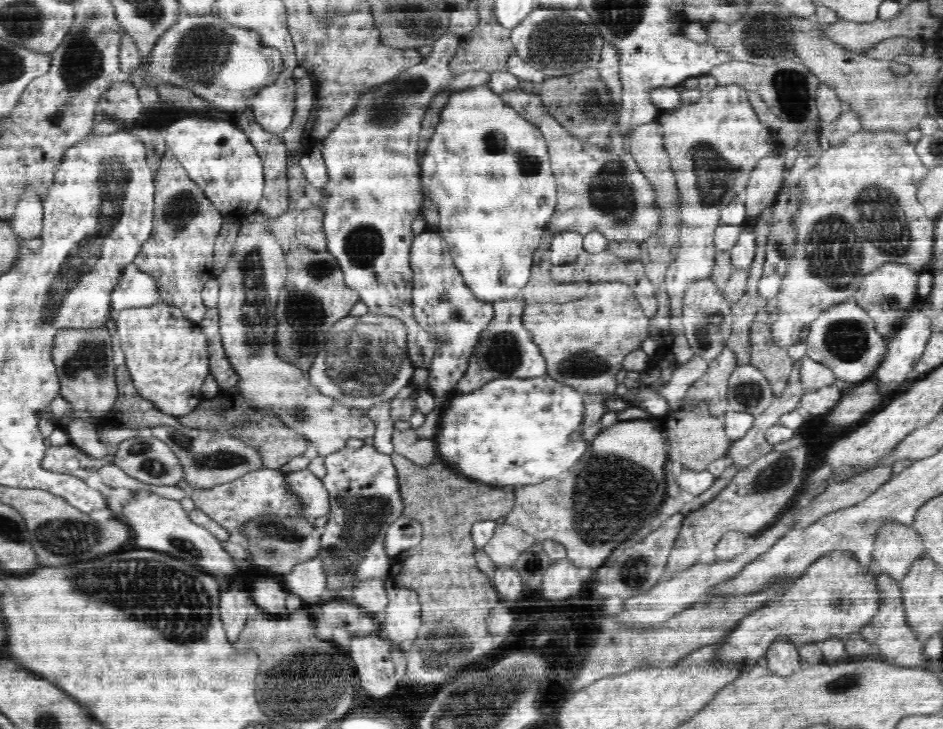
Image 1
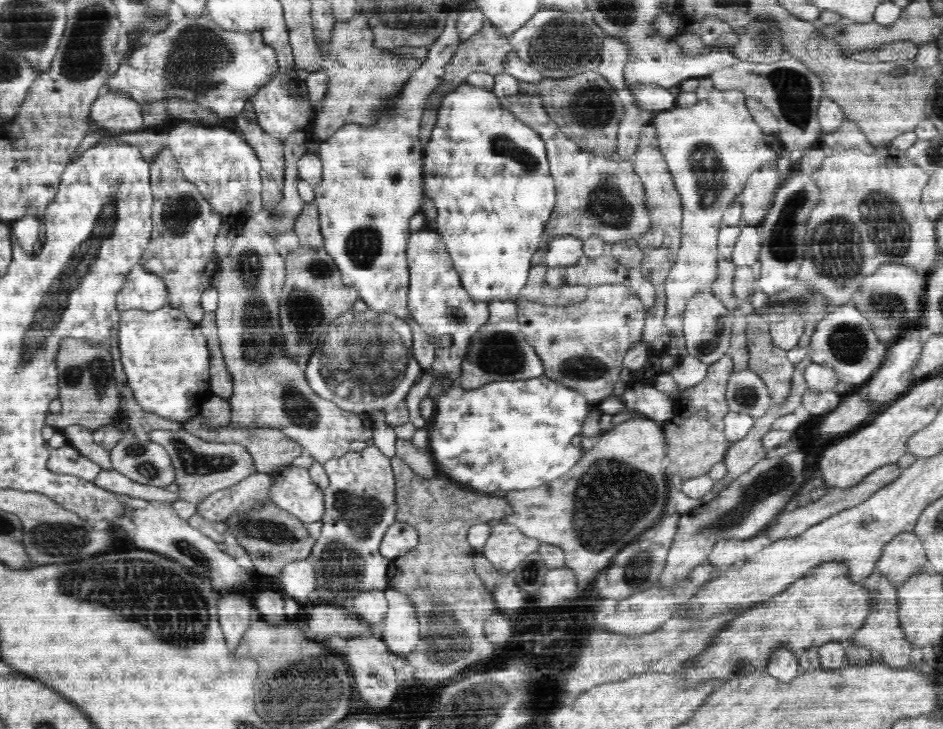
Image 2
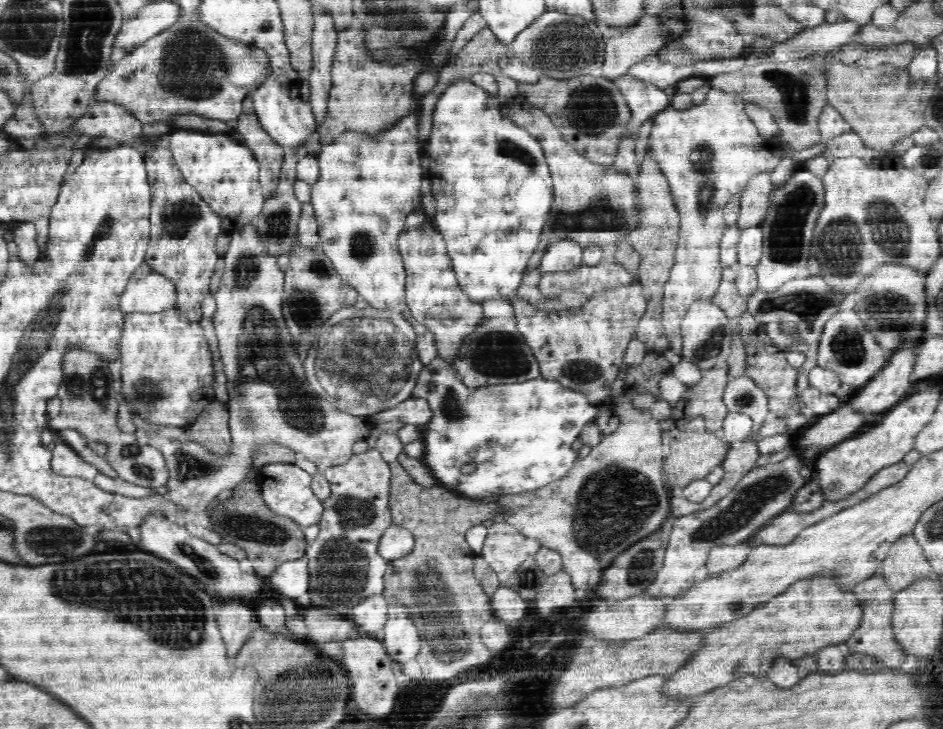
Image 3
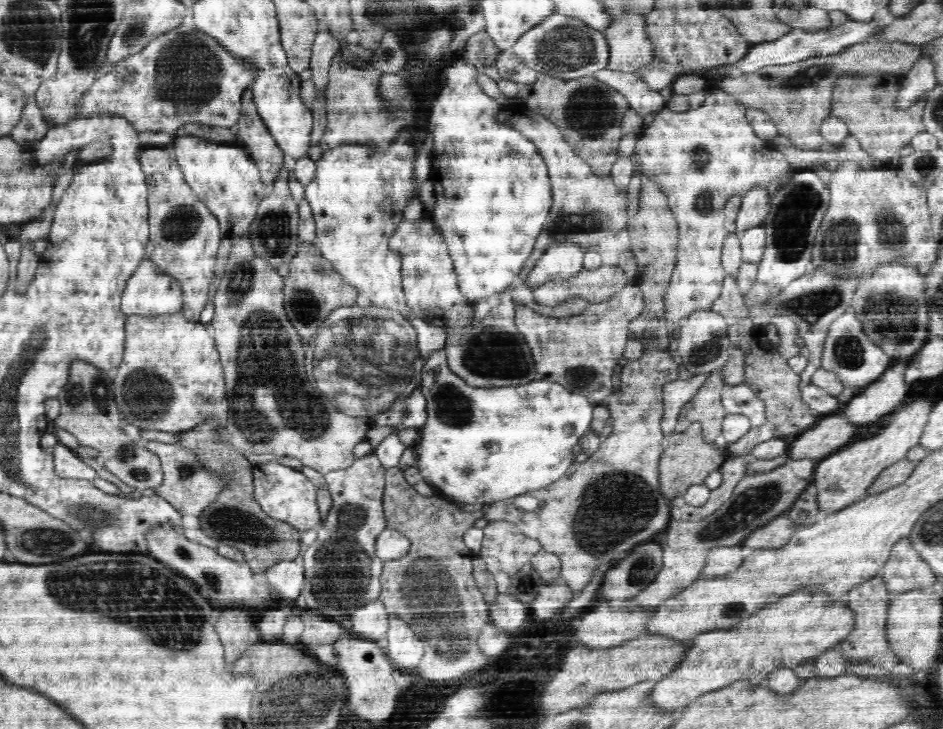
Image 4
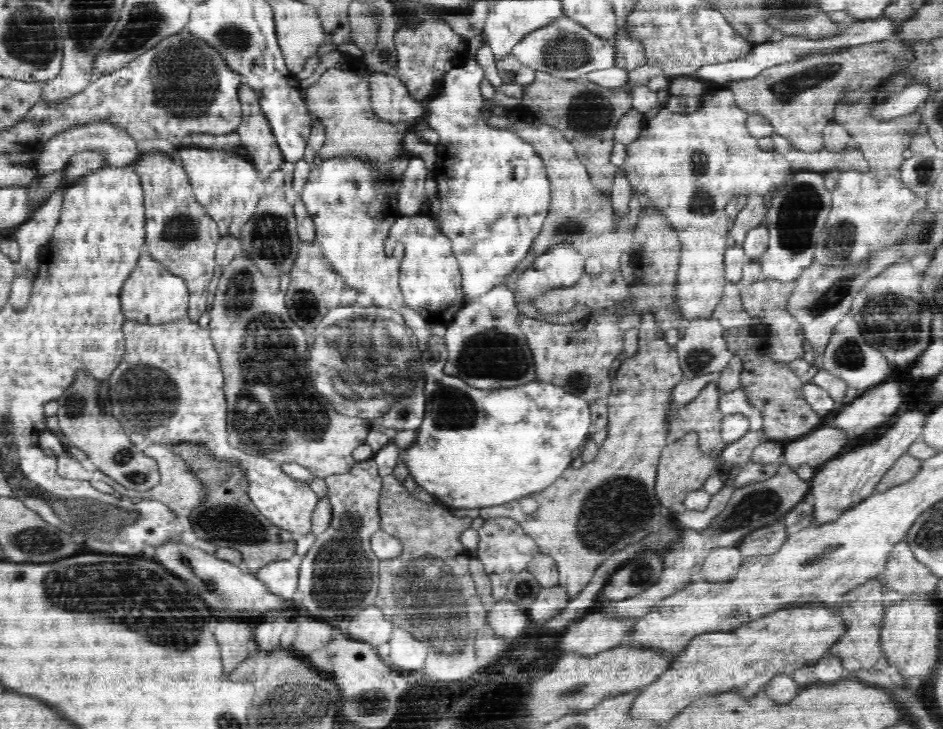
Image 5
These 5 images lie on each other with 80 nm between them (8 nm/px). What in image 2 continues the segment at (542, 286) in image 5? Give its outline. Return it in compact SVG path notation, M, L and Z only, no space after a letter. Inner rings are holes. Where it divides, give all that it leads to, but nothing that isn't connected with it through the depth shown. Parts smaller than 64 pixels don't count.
M560 234L551 239L543 262L549 267L570 266L584 255L581 238L573 234Z

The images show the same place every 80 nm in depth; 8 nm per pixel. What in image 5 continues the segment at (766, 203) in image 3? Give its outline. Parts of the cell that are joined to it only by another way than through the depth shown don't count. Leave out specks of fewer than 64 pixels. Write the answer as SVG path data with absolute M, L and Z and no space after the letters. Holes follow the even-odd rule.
M748 194L746 206L742 208L742 212L735 218L730 236L736 240L737 244L742 244L744 236L748 234L748 230L762 225L766 218L769 205L764 202L764 194Z

